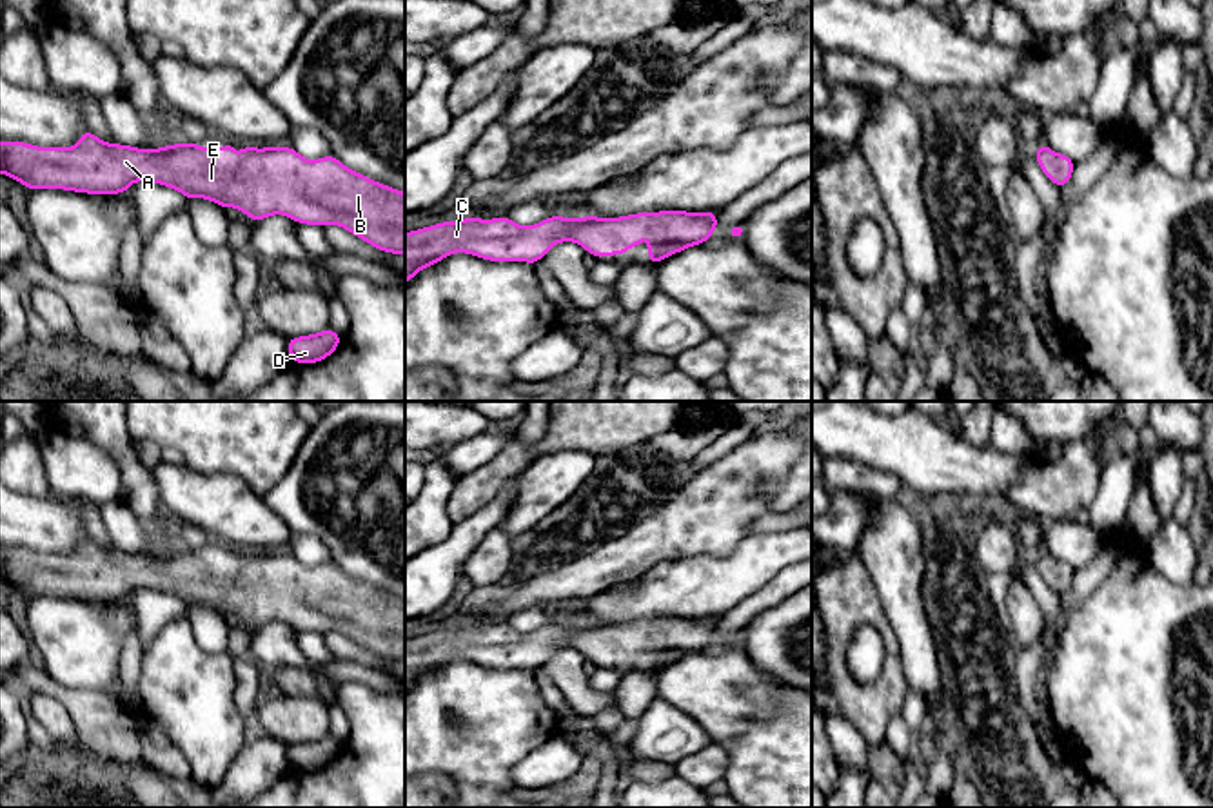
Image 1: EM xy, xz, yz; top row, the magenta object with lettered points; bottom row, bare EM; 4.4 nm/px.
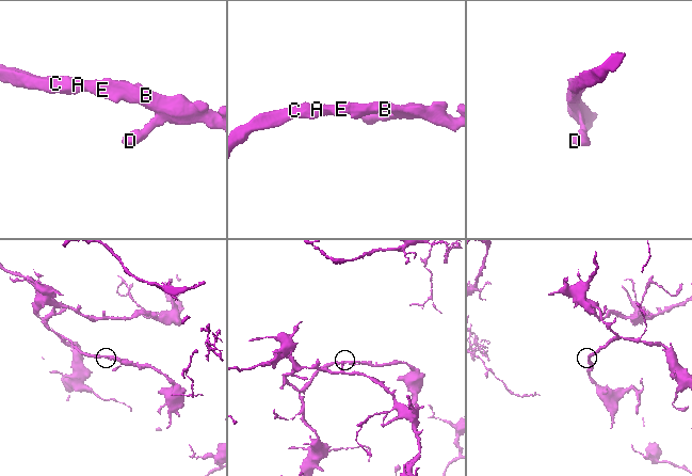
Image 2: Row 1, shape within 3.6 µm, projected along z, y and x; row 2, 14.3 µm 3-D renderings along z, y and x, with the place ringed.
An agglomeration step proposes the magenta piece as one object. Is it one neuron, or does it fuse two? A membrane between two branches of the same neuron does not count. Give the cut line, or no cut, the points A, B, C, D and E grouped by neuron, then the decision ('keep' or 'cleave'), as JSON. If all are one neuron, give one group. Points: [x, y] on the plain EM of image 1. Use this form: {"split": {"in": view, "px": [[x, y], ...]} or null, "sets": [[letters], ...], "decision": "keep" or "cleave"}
{"split": null, "sets": [["A", "B", "C", "D", "E"]], "decision": "keep"}

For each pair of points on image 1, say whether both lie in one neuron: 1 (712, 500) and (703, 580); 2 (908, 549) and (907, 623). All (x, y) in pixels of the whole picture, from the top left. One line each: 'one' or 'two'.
1: two
2: one

